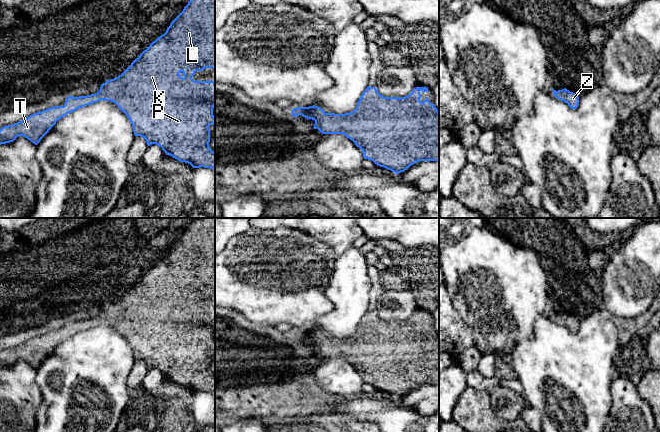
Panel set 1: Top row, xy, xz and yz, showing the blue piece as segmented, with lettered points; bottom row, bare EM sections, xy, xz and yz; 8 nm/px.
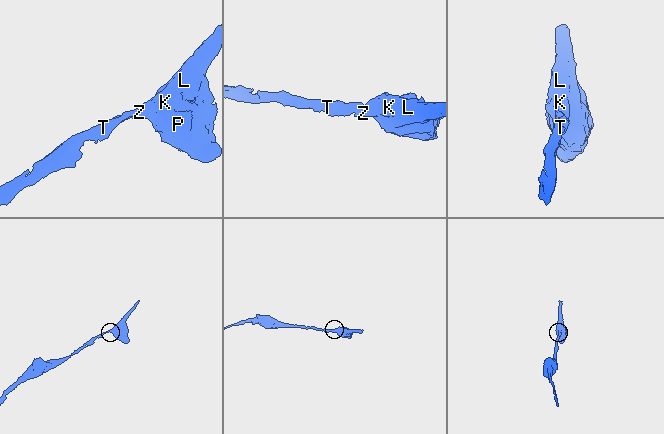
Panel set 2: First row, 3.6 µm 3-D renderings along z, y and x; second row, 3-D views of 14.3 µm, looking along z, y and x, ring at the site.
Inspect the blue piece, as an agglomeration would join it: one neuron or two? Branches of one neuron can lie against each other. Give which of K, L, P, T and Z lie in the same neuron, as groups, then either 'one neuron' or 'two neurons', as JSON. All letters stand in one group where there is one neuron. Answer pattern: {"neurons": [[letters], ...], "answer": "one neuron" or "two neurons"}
{"neurons": [["K", "L", "P", "T", "Z"]], "answer": "one neuron"}

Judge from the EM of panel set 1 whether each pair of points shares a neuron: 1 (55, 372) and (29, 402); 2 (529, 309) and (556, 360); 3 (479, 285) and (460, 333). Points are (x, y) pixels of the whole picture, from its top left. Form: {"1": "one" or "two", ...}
{"1": "two", "2": "two", "3": "two"}

